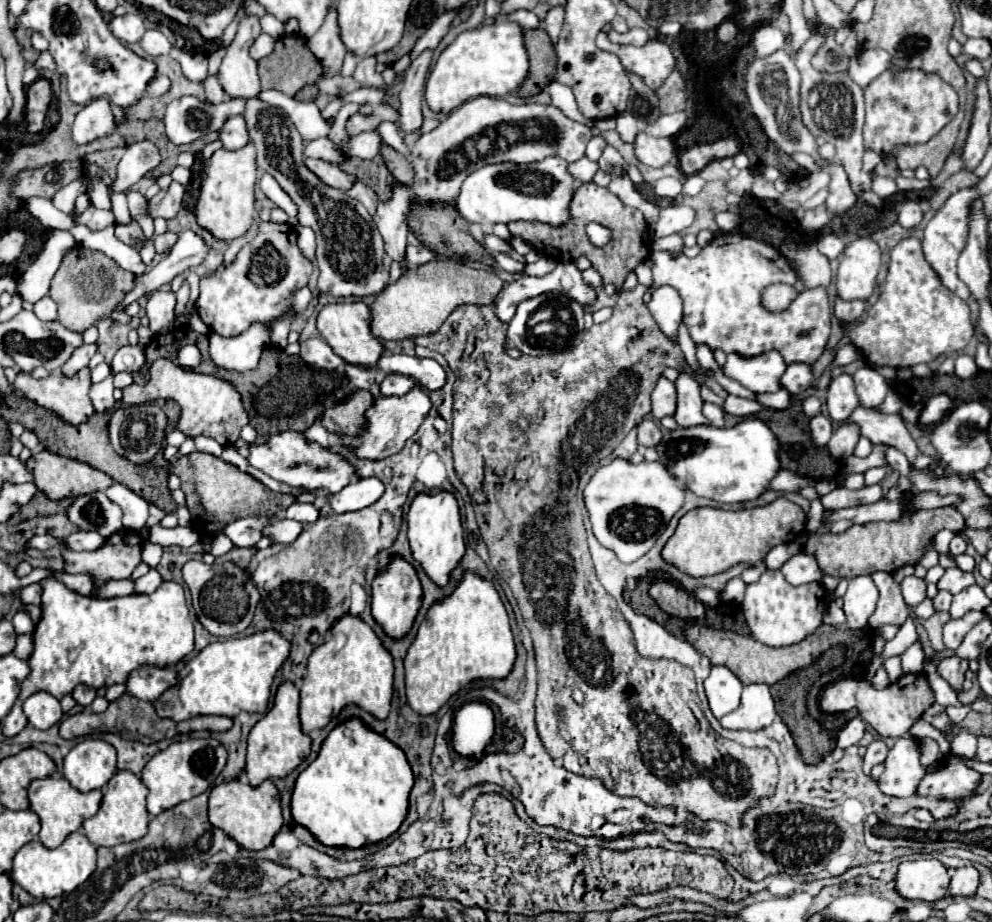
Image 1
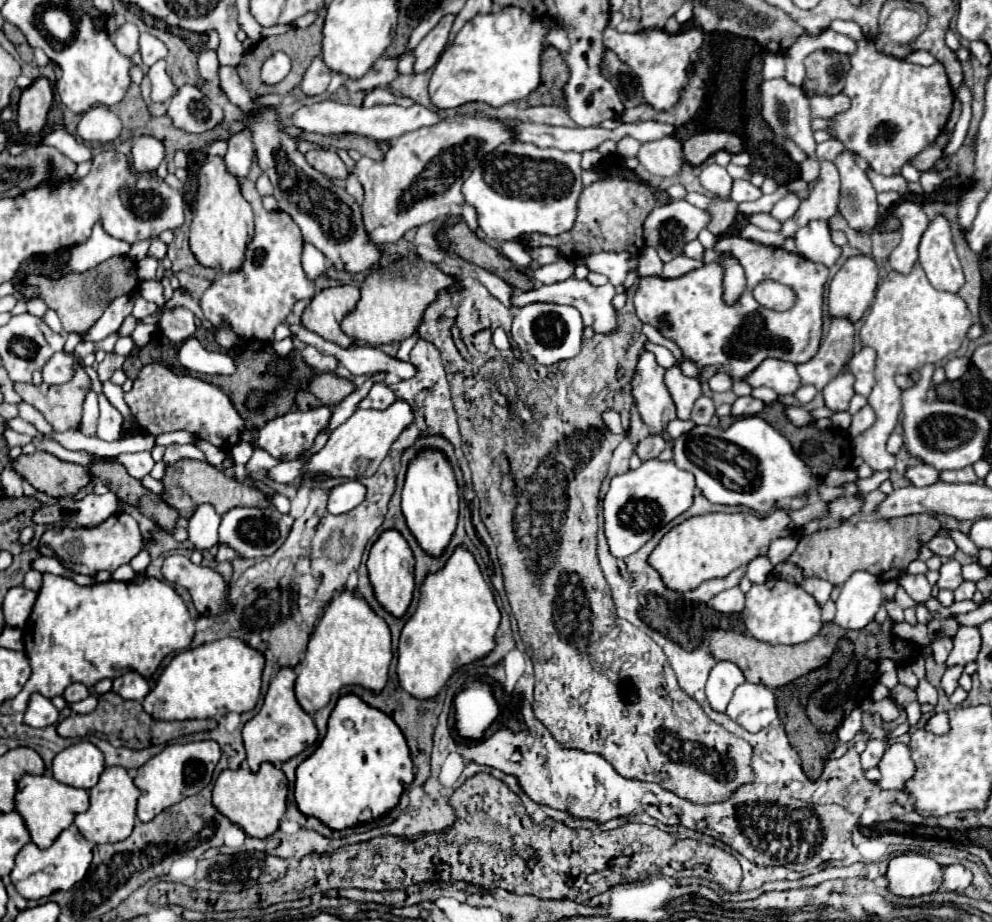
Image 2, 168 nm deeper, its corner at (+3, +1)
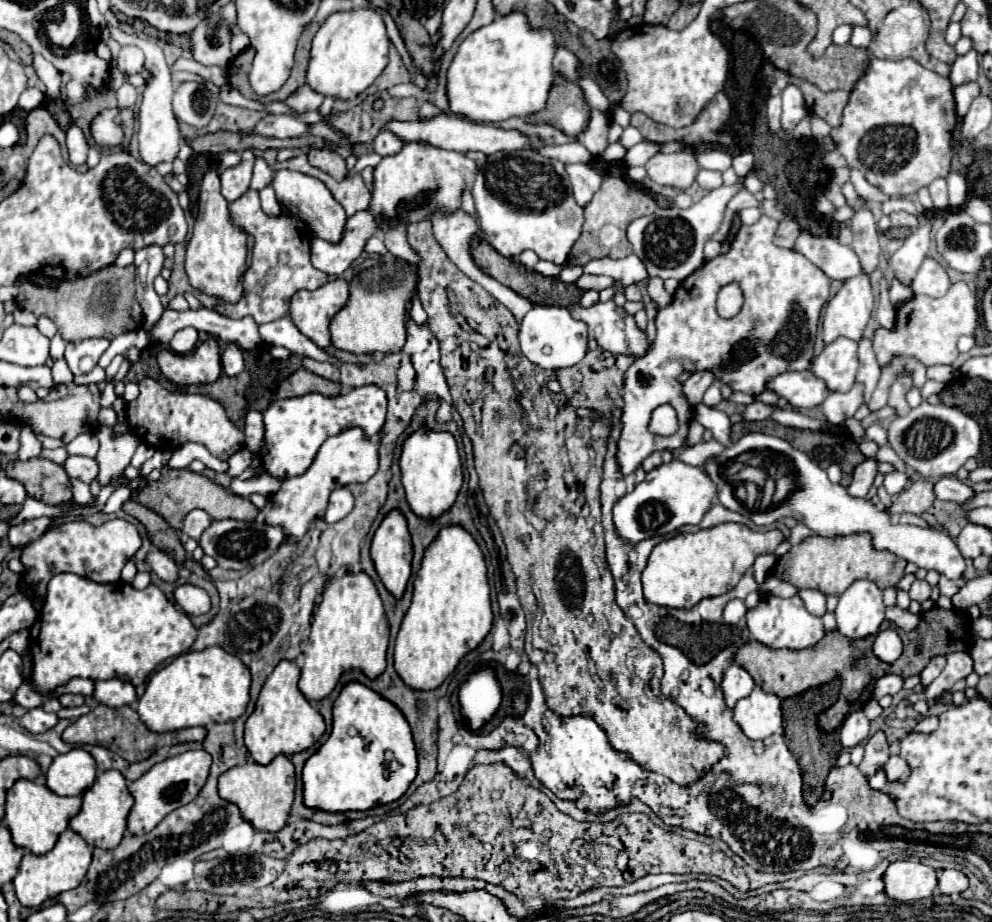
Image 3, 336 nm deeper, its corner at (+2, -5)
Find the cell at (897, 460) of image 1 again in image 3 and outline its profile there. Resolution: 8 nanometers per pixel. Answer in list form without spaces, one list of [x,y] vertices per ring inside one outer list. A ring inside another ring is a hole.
[[[942,477],[934,483],[934,495],[938,499],[954,501],[954,503],[962,505],[966,499],[970,499],[974,495],[974,489],[956,477]]]

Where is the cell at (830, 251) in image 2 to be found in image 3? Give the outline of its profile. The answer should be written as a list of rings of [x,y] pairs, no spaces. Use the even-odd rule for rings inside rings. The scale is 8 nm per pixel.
[[[802,231],[794,245],[794,251],[802,253],[808,261],[820,267],[830,279],[846,281],[862,271],[858,255],[830,235],[816,237],[810,231]]]

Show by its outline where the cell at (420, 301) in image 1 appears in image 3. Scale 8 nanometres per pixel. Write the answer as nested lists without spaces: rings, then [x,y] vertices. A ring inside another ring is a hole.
[[[394,259],[364,269],[352,279],[352,295],[348,303],[332,319],[332,345],[350,353],[394,353],[406,343],[408,305],[420,283],[418,267],[408,261]]]

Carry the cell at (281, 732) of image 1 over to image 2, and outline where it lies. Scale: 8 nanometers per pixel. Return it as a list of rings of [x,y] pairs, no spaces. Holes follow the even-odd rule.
[[[291,667],[279,669],[277,675],[269,683],[269,691],[265,695],[263,707],[243,727],[243,743],[245,743],[247,763],[251,771],[257,771],[259,765],[265,761],[281,765],[317,741],[315,721],[311,719],[307,711],[303,711],[303,707],[295,699],[295,691],[293,691],[295,677],[297,675]]]

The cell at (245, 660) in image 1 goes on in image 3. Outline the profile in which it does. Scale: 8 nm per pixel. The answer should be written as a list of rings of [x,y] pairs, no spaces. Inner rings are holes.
[[[214,645],[204,651],[188,651],[150,677],[138,701],[138,715],[142,723],[156,733],[234,721],[246,711],[250,683],[250,669],[222,647]]]

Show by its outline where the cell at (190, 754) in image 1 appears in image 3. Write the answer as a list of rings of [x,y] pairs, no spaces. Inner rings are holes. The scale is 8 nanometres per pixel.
[[[204,749],[186,751],[186,753],[180,753],[176,757],[168,757],[160,763],[156,763],[140,779],[132,781],[128,789],[130,789],[132,797],[136,799],[136,803],[128,815],[128,831],[132,831],[134,835],[144,835],[144,833],[152,831],[162,821],[162,817],[166,817],[170,811],[184,807],[192,799],[196,799],[200,789],[206,785],[210,765],[212,765],[212,757]]]

